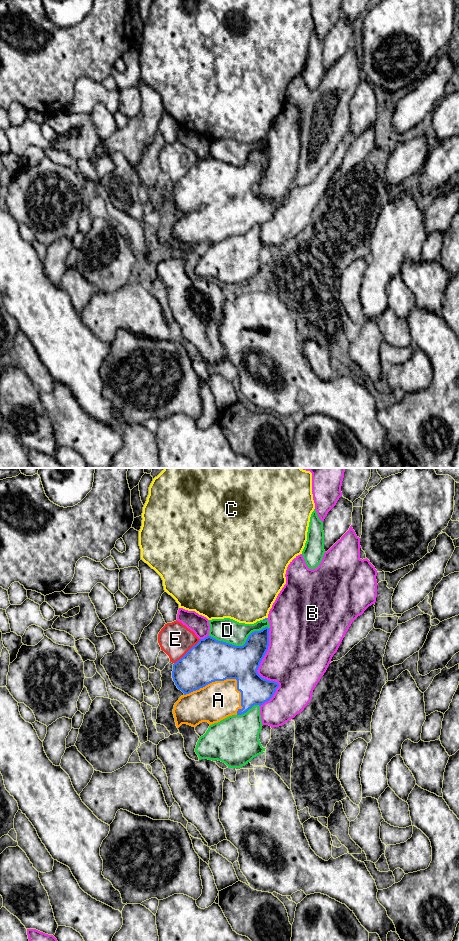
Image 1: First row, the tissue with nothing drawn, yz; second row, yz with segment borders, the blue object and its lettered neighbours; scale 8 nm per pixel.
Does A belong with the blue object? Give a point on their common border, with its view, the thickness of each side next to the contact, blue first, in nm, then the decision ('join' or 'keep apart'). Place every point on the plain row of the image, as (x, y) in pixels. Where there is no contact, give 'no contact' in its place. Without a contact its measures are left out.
contact yz (224, 199); calibres 340 and 300 nm; join

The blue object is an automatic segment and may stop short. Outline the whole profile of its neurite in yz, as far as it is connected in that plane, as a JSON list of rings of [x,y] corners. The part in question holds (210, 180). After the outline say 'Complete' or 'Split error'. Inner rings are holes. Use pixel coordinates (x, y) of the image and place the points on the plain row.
[[[265,147],[252,152],[243,166],[207,156],[173,184],[173,201],[184,213],[173,229],[177,248],[182,244],[196,247],[202,242],[212,245],[229,236],[242,235],[254,225],[261,226],[273,217],[279,204],[262,198],[257,192],[268,170],[269,150]]]. Split error

